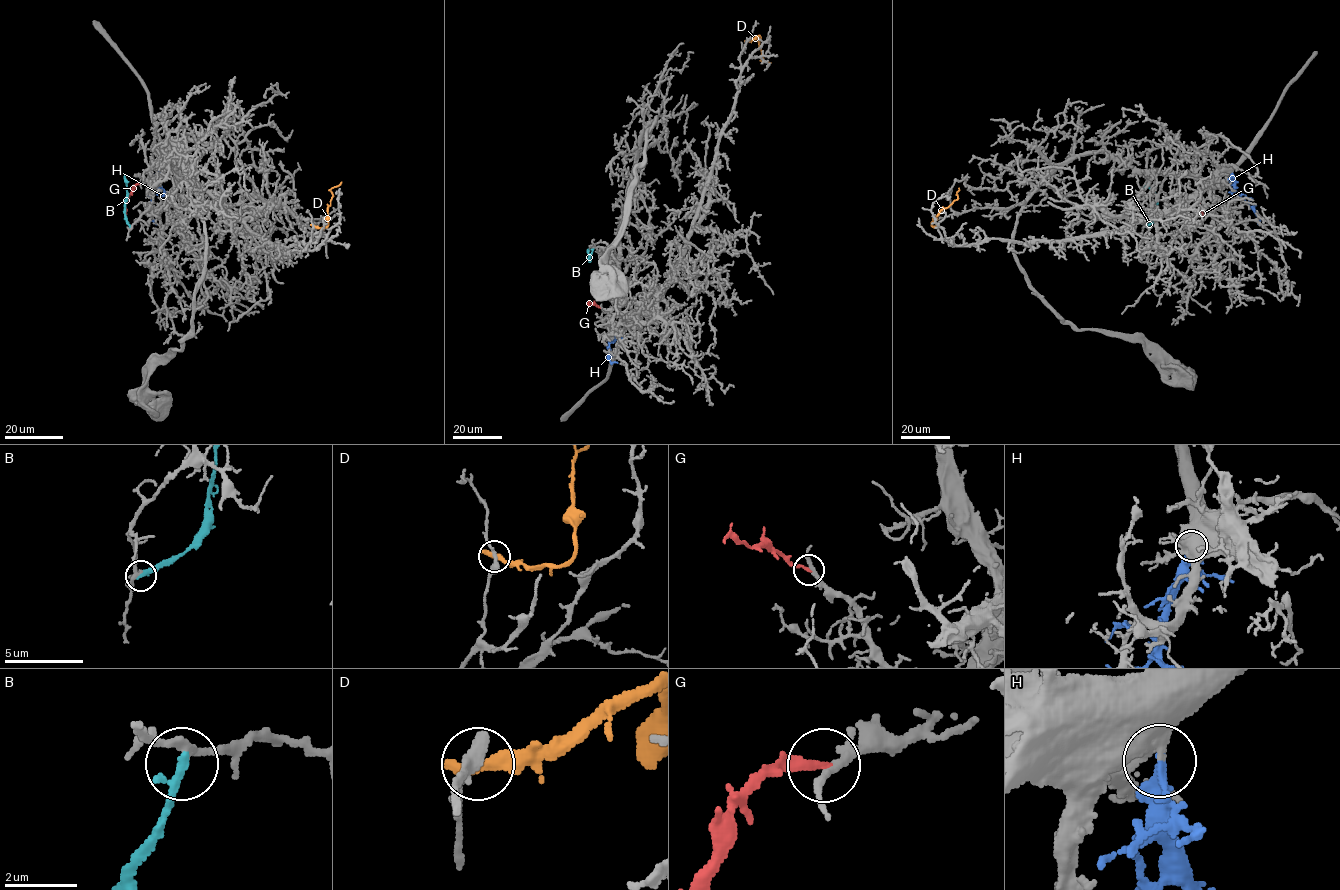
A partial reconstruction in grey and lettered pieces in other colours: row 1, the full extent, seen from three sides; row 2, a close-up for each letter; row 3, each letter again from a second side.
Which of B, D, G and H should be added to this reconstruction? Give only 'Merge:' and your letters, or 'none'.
Merge: G, H

